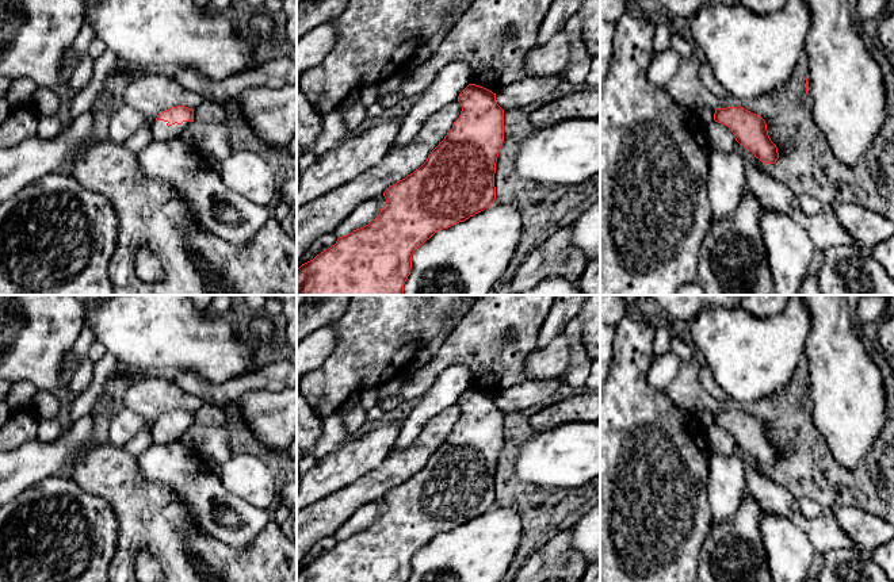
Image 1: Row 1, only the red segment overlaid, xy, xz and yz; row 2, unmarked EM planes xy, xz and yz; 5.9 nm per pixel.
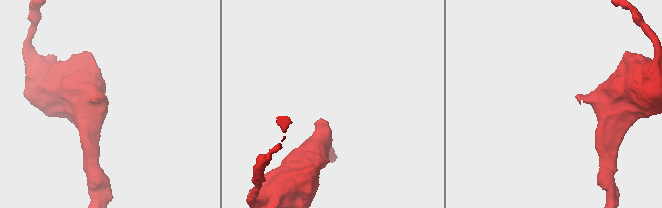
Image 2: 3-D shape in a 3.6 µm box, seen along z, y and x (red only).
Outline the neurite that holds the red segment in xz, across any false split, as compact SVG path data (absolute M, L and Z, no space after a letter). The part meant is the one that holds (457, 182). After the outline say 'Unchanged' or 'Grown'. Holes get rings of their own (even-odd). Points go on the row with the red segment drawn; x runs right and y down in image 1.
M469 84L458 102L462 111L452 129L419 169L383 192L386 203L379 215L368 225L339 237L335 245L297 269L297 295L404 295L414 250L436 231L465 222L494 203L496 162L504 142L504 110L497 104L496 93L475 84Z. Unchanged

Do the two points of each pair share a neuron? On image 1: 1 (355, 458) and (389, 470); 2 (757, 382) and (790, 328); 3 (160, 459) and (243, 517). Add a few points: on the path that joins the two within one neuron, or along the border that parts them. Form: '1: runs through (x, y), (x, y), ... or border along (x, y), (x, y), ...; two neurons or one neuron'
1: border along (392, 448), (377, 466), (351, 483); two neurons
2: runs through (757, 368), (757, 362), (778, 341); one neuron
3: runs through (180, 468), (210, 496), (216, 496), (222, 501); one neuron

